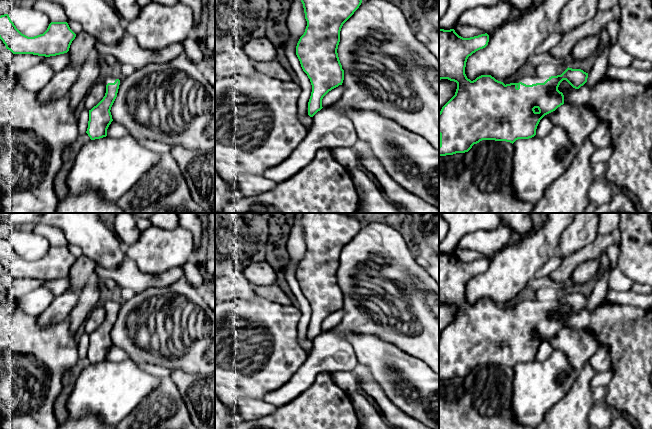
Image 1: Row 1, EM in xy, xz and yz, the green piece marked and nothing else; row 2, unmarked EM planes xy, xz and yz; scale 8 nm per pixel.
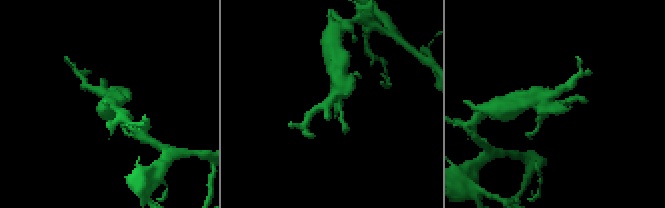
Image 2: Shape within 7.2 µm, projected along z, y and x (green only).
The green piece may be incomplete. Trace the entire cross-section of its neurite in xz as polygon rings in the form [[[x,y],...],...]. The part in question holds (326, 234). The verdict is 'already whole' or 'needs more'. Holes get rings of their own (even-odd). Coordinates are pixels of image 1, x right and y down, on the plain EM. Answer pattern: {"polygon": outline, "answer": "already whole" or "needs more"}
{"polygon": [[[303,213],[301,226],[307,250],[296,279],[312,309],[308,339],[313,341],[323,332],[323,321],[343,307],[344,294],[337,277],[340,255],[362,224],[359,218],[341,213]]], "answer": "already whole"}

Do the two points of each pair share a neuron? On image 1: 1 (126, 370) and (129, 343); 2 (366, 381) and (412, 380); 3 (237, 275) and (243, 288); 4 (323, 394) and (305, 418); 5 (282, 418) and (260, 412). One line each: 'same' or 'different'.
1: different
2: different
3: same
4: same
5: different

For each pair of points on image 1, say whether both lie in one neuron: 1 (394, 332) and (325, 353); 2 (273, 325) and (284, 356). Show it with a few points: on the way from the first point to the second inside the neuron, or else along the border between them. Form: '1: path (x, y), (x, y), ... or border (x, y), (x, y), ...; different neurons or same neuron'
1: path (376, 327), (349, 326), (340, 335); same neuron
2: path (273, 333), (276, 348); same neuron

